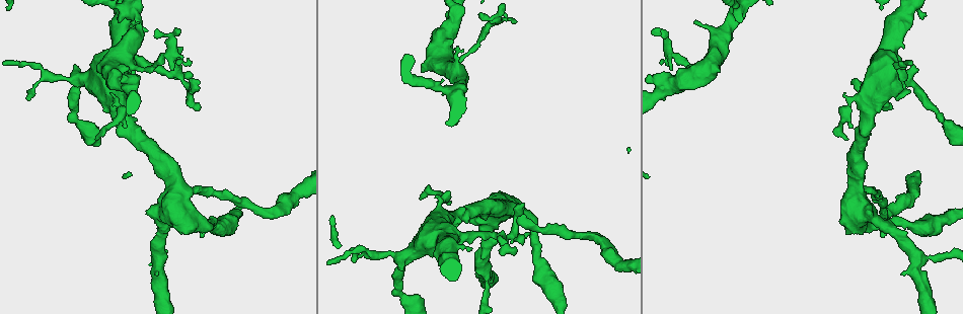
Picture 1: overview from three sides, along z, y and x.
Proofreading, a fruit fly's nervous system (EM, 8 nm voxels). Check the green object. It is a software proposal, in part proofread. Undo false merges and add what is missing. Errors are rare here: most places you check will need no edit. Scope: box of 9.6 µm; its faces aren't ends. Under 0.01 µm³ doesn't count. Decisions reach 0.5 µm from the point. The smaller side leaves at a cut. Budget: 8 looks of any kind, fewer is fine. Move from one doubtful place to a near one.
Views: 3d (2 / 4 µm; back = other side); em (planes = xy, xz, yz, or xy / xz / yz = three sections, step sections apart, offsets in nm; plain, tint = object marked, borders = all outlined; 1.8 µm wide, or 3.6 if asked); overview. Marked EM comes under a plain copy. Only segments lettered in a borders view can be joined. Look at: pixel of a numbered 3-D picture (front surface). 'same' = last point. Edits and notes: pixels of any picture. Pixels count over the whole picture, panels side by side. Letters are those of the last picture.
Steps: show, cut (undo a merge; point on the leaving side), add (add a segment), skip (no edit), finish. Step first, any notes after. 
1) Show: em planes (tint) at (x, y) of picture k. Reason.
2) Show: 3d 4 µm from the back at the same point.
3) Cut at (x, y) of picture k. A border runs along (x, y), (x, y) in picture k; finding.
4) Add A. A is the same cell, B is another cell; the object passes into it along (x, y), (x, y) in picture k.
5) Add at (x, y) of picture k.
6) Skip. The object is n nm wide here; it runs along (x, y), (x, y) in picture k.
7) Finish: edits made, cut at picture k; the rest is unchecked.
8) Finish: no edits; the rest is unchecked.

Show: 3d 2 µm at (923, 18) of picture 1. Free end.

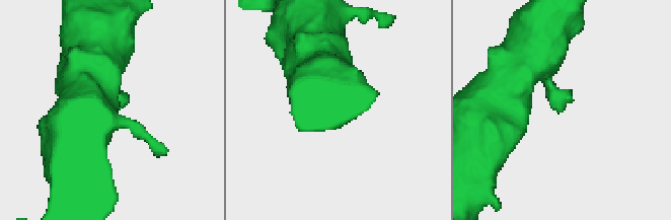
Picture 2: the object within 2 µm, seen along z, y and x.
Show: em yz step 8 (tint) at (560, 112) of picture 2. Shape alone is not enough.

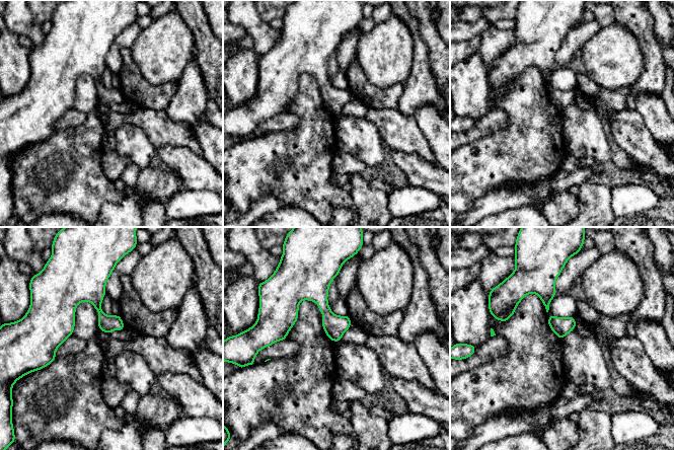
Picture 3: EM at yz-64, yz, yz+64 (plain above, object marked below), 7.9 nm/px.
Show: em planes (borders) at the same point.

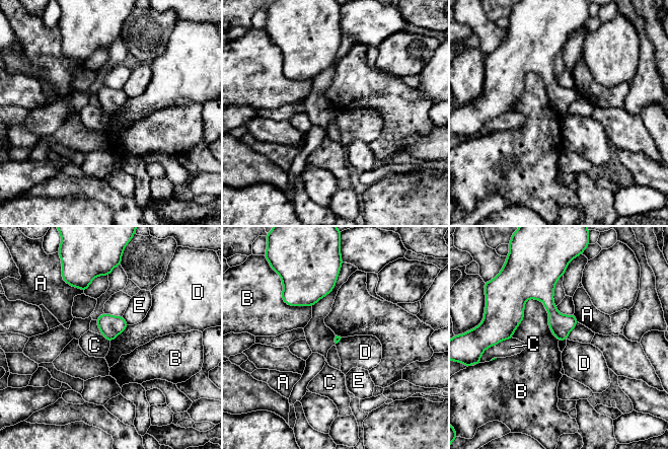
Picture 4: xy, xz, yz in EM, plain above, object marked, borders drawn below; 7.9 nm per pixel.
Skip. A, B, C, D and E are other cells; a border runs along (341, 270), (335, 287), (312, 306) in picture 4; no lettered segment goes on from it.

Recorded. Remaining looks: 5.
Show: 3d 4 µm at (445, 230) of picture 1. Thick turns thin.

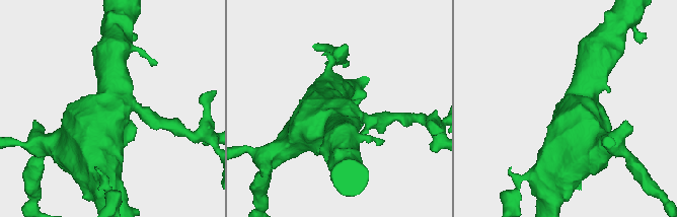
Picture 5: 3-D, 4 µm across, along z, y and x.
Show: em 3.6 µm xy step 16 (tint) at (112, 111) of picture 5.

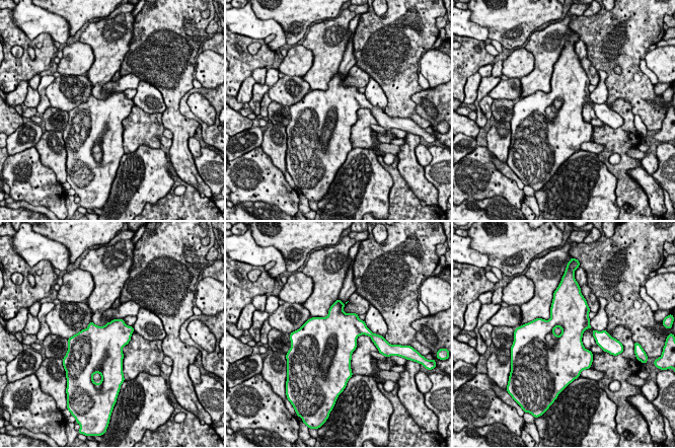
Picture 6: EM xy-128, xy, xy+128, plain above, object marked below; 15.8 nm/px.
Show: em 3.6 µm planes (borders) at the same point. Another direction.

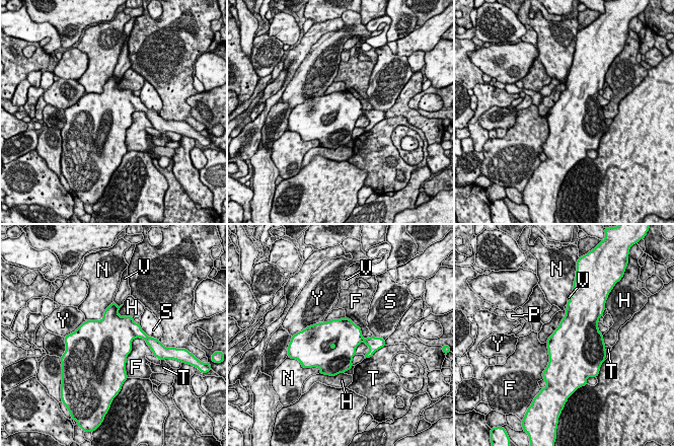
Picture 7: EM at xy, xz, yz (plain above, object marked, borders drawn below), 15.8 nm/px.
Skip. The object is 700 nm wide here; F, H, N, P, S, T, V and Y are other cells; continuous, no second neuron.

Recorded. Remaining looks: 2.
Show: 3d 2 µm at (845, 140) of picture 1. Tapers out.

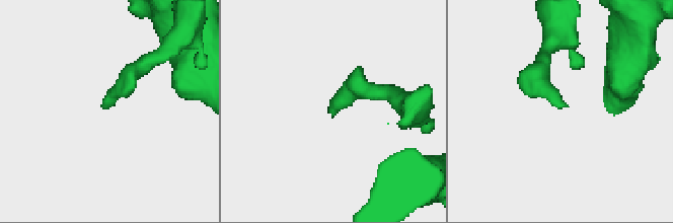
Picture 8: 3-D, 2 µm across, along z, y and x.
Show: em planes (borders) at (331, 112) of picture 8. Need the tissue.

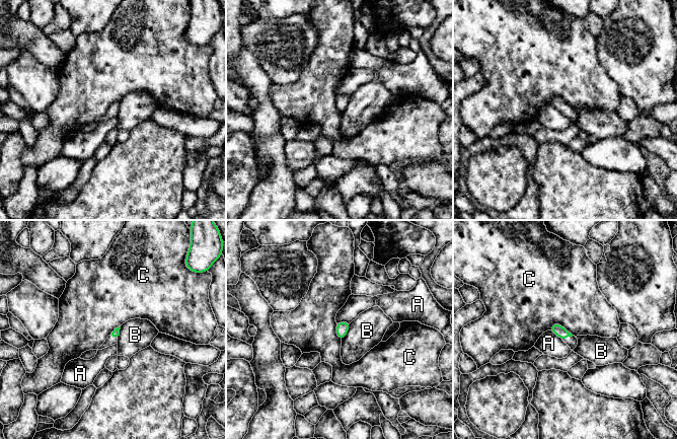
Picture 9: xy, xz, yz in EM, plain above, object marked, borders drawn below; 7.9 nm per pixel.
Skip. A, B and C are other cells; a border runs along (549, 328), (559, 323), (573, 335) in picture 9; no lettered segment goes on from it.

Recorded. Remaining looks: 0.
Finish: no edits; the rest is unchecked.

